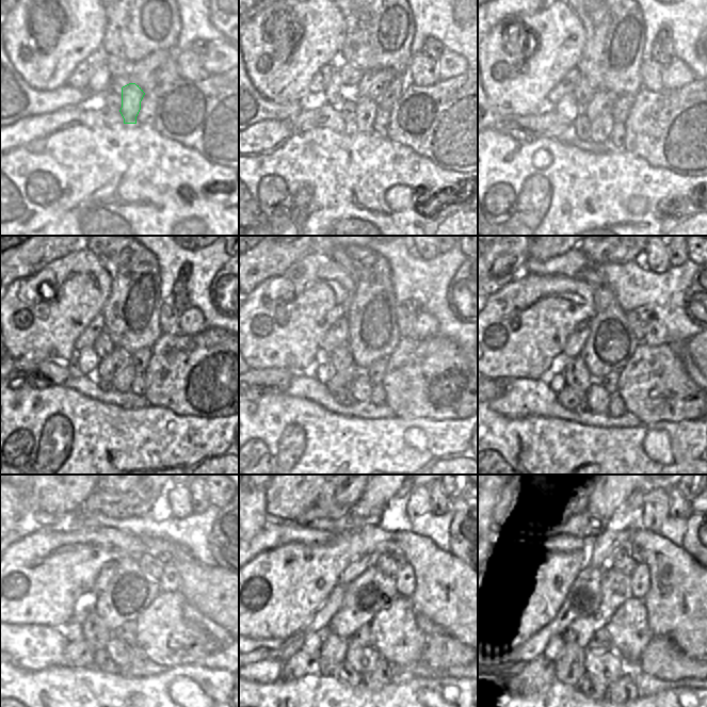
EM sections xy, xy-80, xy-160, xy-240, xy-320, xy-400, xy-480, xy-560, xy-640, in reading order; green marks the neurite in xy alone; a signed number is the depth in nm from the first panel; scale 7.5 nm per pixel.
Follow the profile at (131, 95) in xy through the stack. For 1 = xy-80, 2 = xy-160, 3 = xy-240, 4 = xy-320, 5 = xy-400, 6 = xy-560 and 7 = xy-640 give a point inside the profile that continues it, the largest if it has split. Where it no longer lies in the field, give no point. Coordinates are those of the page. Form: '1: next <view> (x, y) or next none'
1: next xy-80 (366, 110)
2: next xy-160 (601, 127)
3: next xy-240 (123, 382)
4: next xy-320 (362, 388)
5: next xy-400 (599, 400)
6: next xy-560 (364, 660)
7: next xy-640 (608, 667)

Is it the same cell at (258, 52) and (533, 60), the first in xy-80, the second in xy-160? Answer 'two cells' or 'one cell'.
one cell

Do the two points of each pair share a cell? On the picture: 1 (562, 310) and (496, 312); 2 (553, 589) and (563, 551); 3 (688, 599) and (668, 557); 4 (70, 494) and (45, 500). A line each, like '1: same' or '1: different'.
1: same
2: different
3: same
4: same

